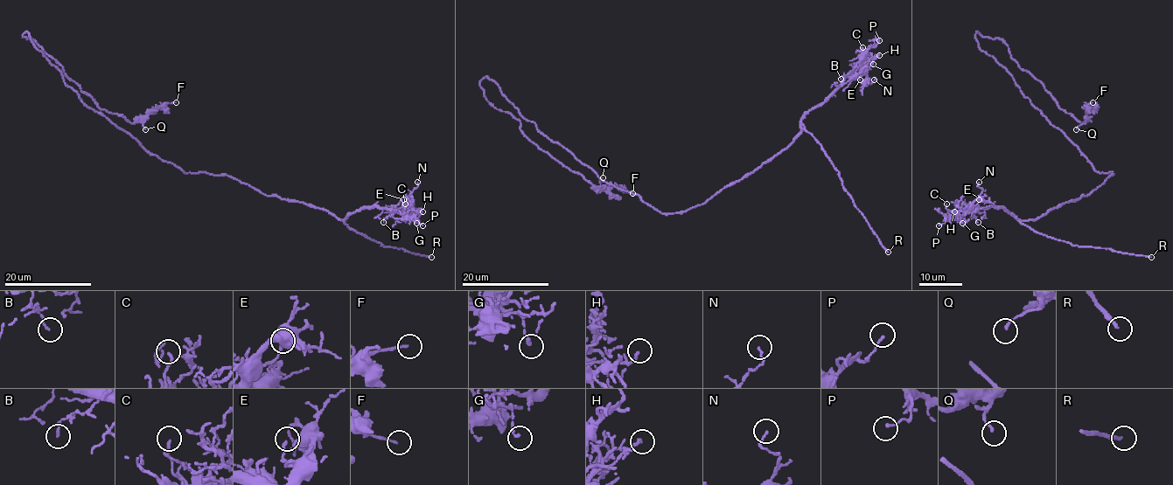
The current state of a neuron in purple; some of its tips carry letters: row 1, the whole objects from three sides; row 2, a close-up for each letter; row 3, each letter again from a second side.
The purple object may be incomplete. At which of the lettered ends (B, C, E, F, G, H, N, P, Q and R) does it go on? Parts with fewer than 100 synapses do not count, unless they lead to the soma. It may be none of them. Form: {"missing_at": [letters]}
{"missing_at": ["R"]}

